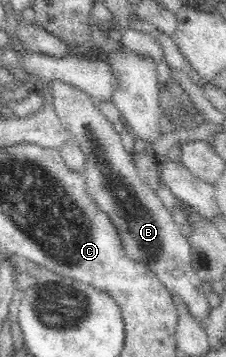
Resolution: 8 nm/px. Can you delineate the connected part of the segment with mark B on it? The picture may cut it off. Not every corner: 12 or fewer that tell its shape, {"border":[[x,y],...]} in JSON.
{"border":[[51,87],[96,206],[126,257],[201,321],[202,280],[121,134],[84,91]]}

